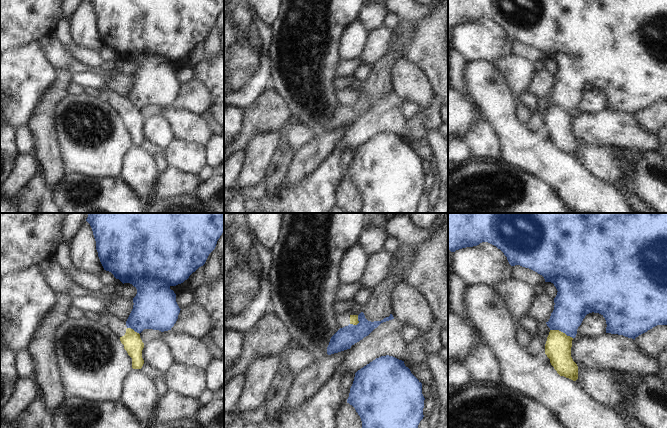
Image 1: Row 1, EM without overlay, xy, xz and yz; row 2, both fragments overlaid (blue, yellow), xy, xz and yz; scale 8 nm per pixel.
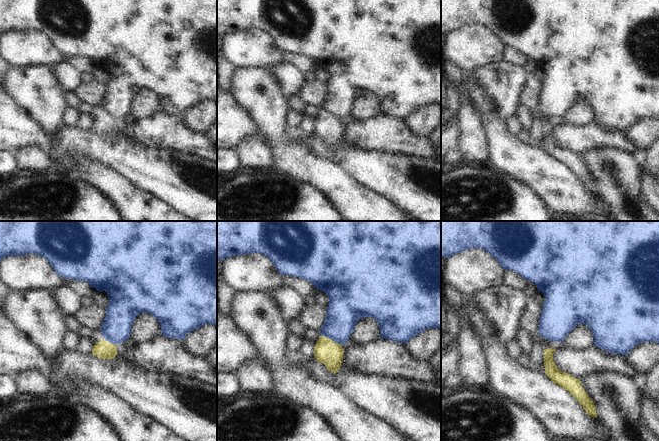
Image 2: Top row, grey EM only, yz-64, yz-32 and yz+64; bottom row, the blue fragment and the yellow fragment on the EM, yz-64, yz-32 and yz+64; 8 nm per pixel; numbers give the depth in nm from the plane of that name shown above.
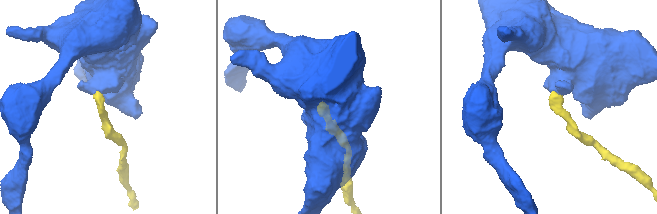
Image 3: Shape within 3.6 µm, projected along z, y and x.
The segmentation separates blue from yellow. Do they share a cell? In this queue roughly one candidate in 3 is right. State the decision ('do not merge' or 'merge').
do not merge

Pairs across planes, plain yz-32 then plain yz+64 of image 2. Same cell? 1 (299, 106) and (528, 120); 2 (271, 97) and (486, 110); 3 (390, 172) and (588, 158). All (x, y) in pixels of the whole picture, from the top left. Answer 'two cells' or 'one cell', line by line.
1: one cell
2: one cell
3: two cells

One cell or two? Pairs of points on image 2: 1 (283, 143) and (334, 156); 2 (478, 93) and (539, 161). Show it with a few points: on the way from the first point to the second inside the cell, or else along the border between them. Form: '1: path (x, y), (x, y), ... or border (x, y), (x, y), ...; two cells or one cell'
1: border (325, 157), (334, 164); two cells
2: path (488, 113), (489, 121), (495, 130), (519, 154); one cell

